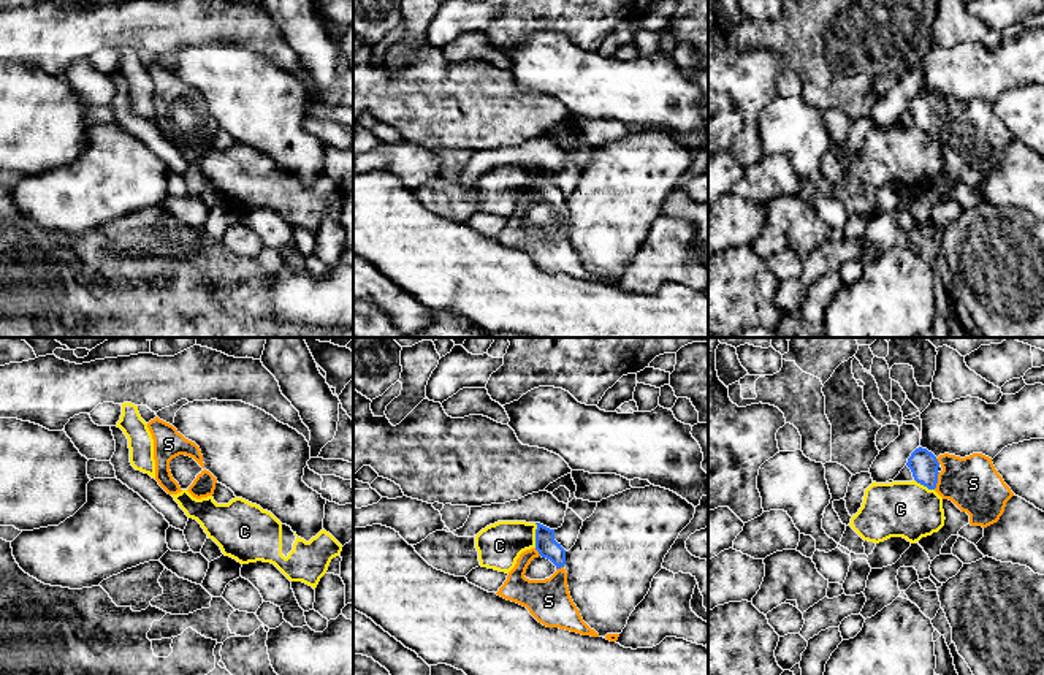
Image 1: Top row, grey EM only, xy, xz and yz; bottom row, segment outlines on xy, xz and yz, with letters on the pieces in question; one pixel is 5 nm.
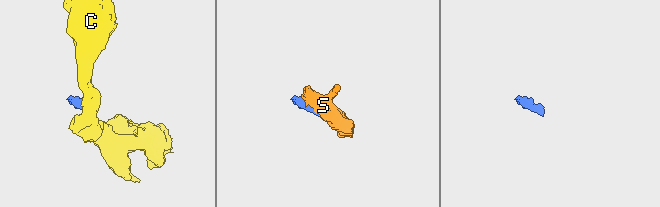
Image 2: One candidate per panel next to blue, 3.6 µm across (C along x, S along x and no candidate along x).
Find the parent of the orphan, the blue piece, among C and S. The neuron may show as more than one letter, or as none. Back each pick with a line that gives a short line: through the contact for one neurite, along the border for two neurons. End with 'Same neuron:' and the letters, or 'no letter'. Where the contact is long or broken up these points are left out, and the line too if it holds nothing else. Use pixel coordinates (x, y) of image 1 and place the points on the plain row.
S: Line: yz (922, 108), (937, 125), (973, 129)
Same neuron: S

